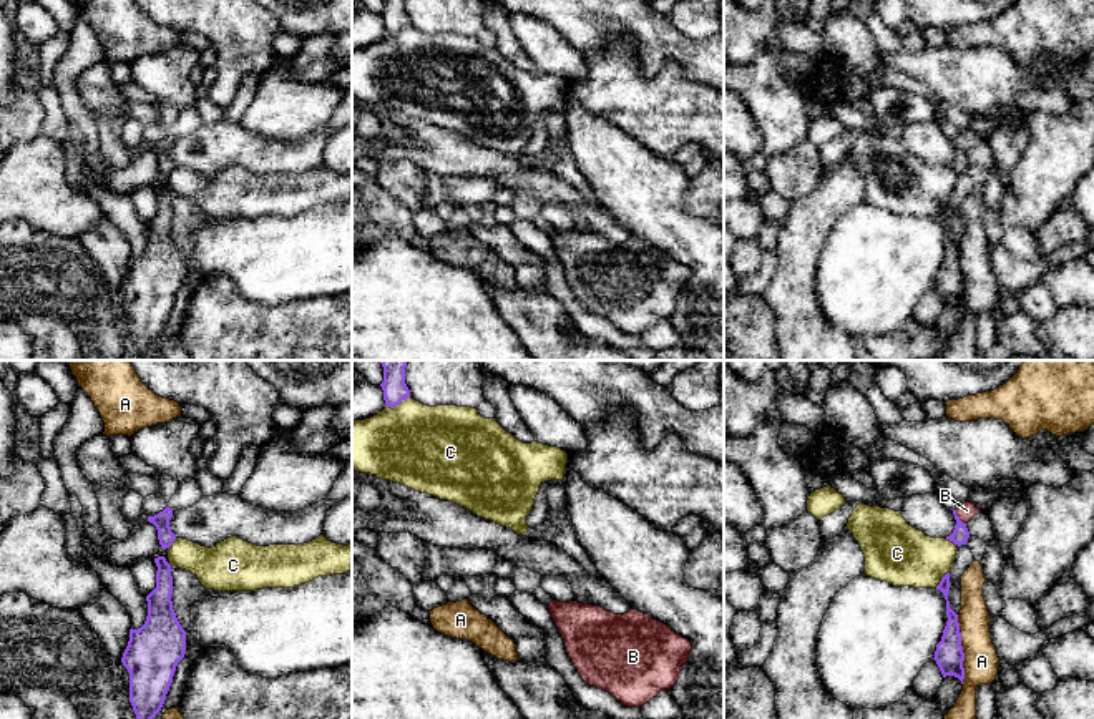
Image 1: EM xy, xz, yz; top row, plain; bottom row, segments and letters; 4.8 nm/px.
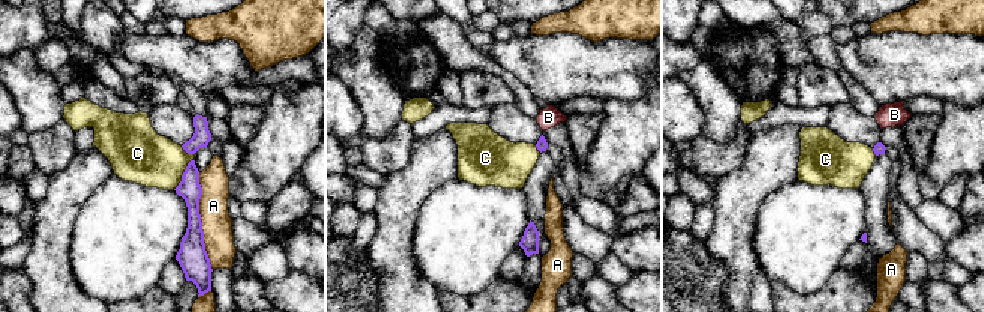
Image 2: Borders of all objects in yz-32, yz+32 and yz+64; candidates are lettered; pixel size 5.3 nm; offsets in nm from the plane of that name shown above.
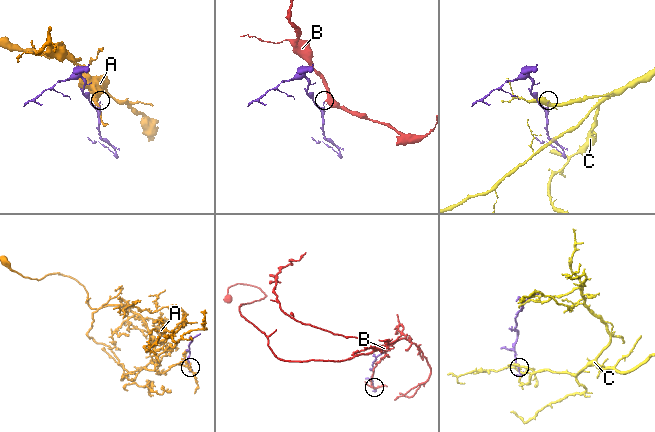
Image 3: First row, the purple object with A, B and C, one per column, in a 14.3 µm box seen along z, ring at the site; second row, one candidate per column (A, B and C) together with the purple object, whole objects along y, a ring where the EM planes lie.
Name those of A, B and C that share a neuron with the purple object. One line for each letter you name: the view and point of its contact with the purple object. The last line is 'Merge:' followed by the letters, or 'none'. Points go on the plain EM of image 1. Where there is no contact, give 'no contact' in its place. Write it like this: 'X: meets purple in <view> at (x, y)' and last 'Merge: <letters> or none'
Merge: none

